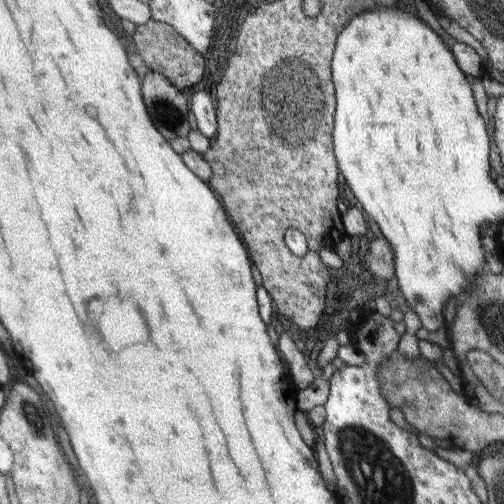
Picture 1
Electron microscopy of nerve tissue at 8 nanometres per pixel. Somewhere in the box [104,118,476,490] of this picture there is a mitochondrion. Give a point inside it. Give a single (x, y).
(391, 369)

